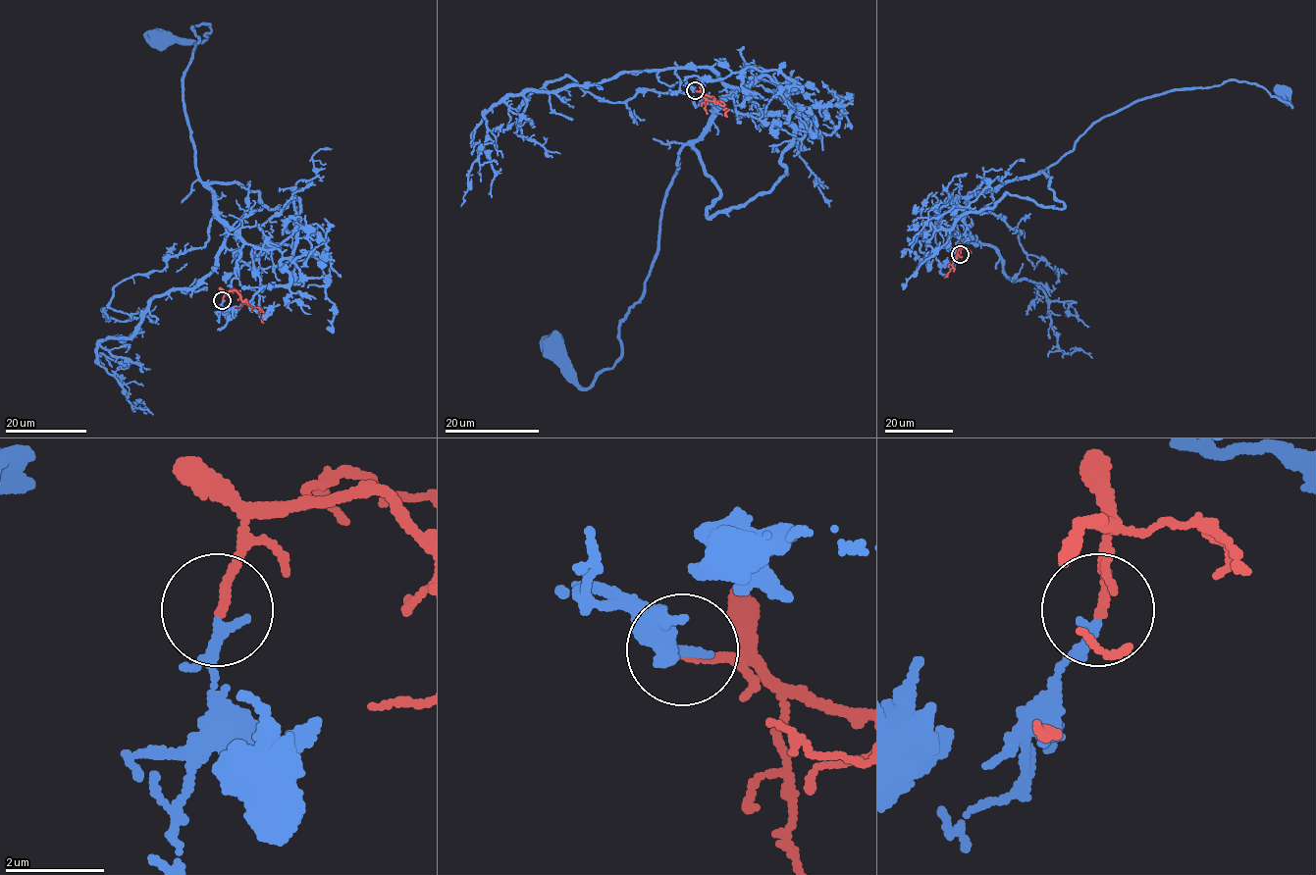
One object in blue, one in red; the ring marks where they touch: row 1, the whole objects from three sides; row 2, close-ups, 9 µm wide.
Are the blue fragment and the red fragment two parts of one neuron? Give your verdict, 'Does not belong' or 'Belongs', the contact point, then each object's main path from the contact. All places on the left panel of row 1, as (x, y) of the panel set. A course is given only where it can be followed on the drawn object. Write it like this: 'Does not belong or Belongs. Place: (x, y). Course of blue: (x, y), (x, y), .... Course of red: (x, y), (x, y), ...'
Belongs. Place: (222, 300). Course of blue: (222, 300), (231, 316), (289, 278), (200, 182), (183, 78), (210, 25), (160, 37). Course of red: (222, 299), (227, 292), (235, 289), (242, 300), (259, 308), (263, 323)

